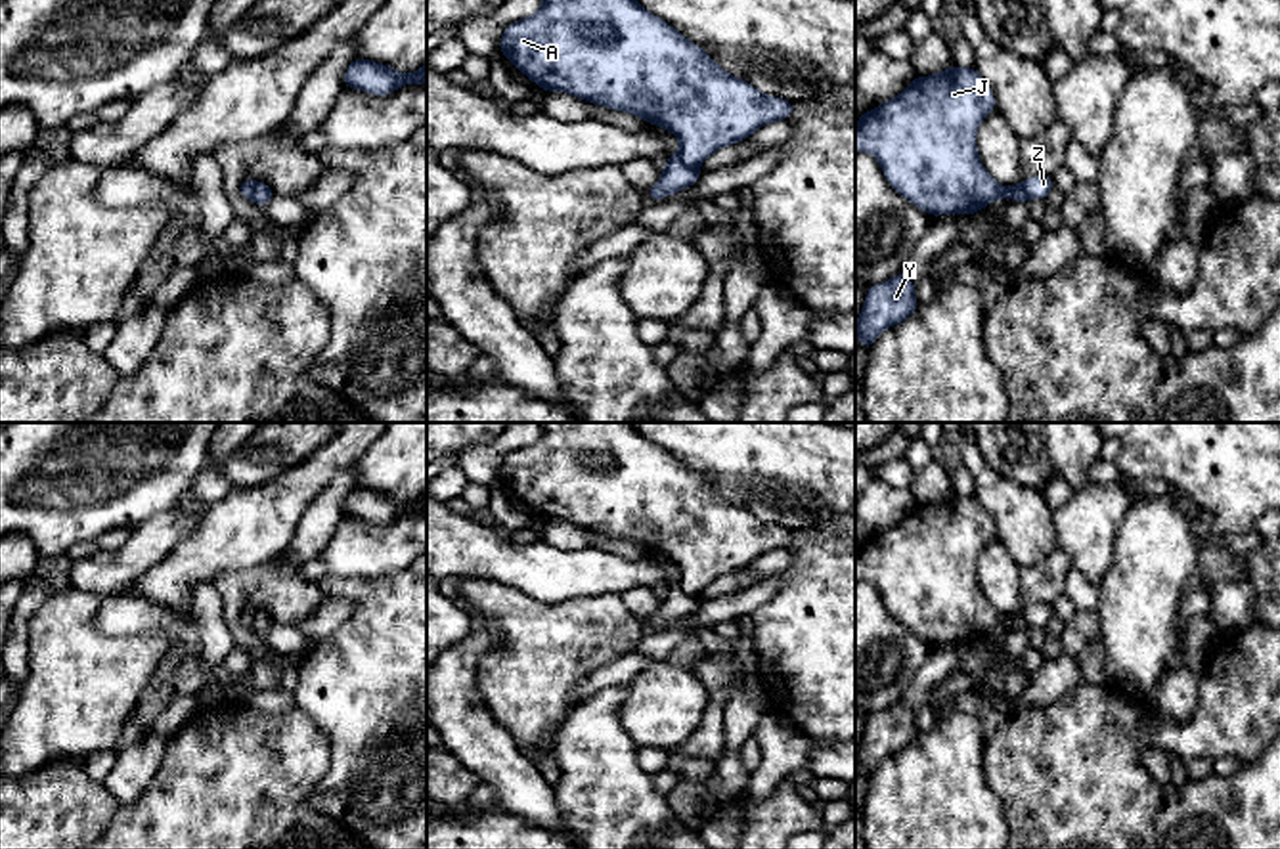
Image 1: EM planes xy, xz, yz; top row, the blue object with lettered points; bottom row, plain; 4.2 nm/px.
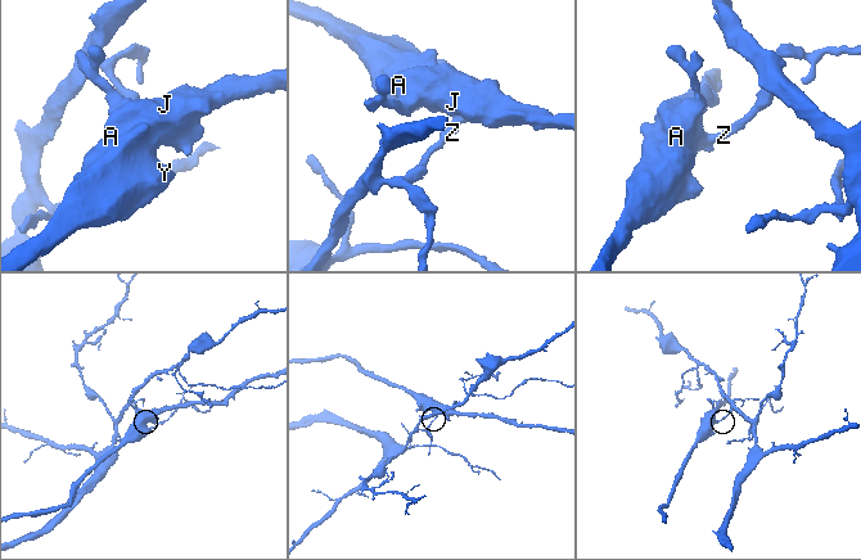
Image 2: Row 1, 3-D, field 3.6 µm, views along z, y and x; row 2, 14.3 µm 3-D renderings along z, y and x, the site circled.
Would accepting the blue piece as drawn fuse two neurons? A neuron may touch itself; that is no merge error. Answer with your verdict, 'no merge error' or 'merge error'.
merge error

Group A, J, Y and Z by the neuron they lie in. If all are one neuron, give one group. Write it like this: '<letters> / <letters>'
A J Y / Z

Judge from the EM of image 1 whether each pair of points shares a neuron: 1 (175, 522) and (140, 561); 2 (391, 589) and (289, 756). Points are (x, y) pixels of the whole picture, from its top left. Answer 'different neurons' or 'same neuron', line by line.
1: same neuron
2: different neurons

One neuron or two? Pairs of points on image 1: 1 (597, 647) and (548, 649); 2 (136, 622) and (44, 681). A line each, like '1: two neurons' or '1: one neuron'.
1: one neuron
2: two neurons

